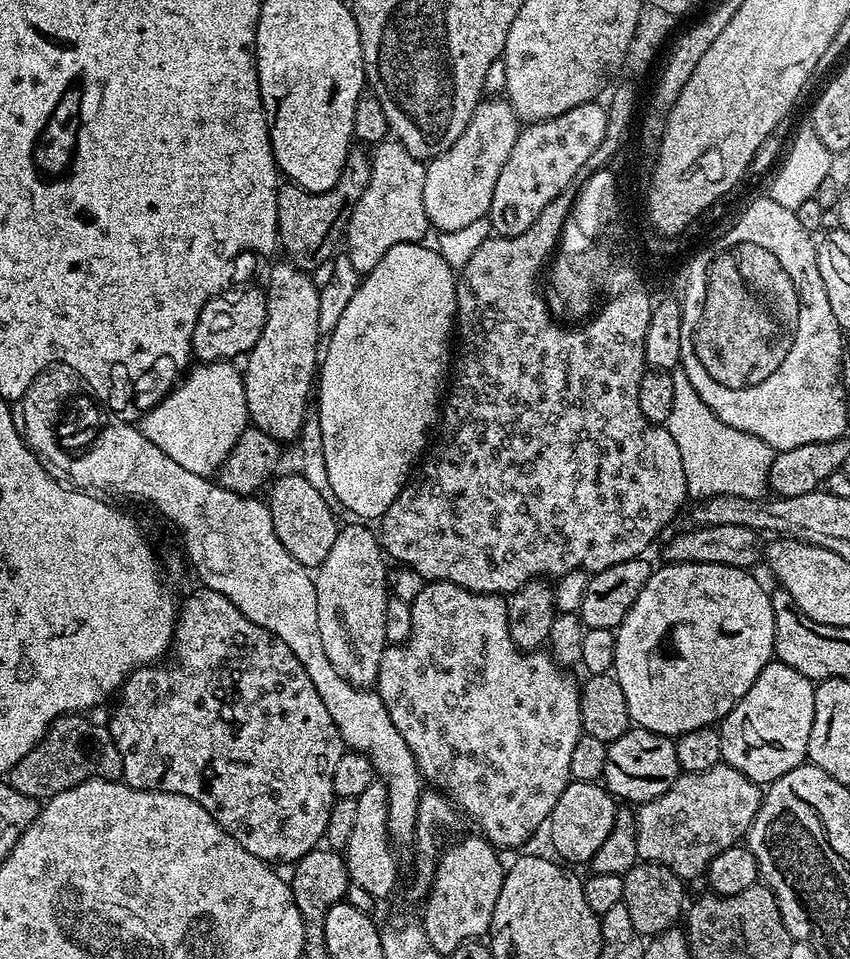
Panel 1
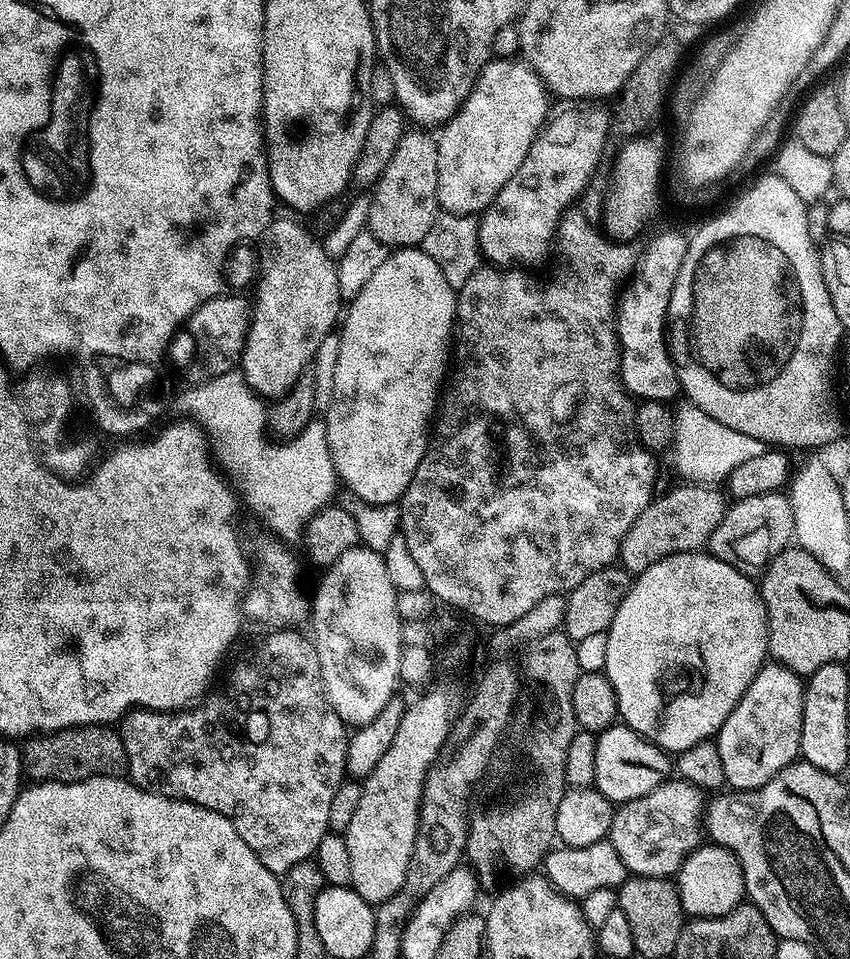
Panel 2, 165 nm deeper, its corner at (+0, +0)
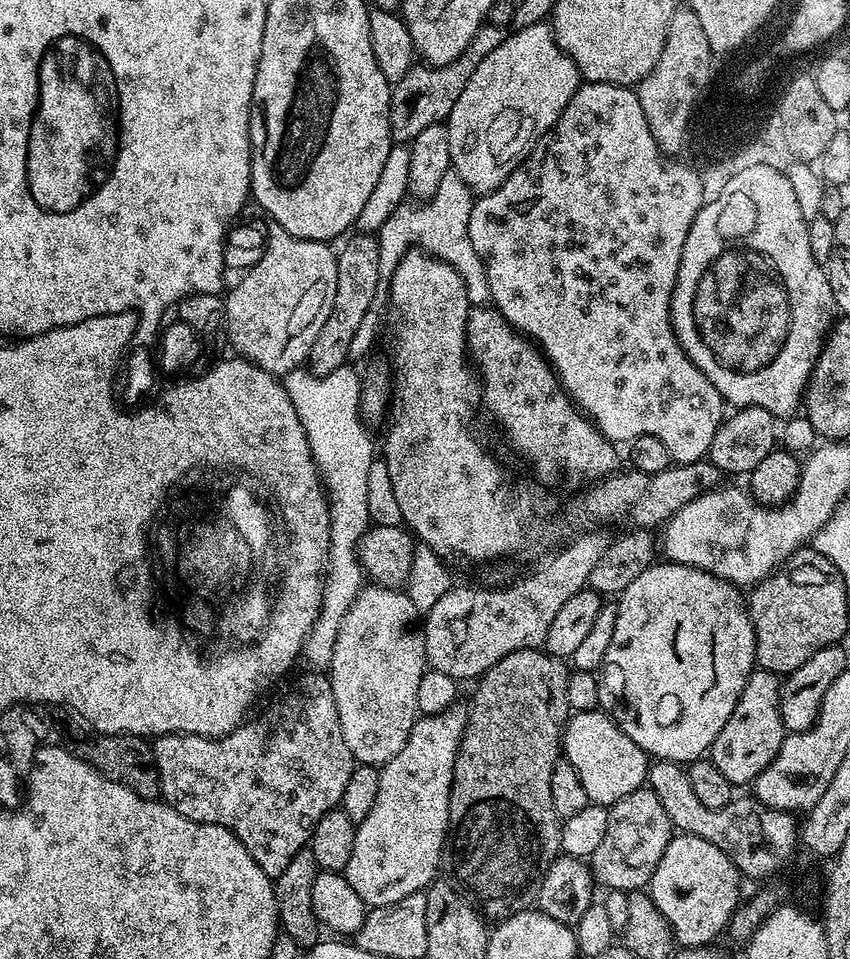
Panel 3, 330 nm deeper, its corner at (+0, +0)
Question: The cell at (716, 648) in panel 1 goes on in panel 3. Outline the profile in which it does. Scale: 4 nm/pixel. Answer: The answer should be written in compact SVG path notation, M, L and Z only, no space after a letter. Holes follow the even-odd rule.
M654 562L646 570L642 570L642 574L638 574L638 578L634 578L634 582L630 582L630 586L626 586L624 592L618 596L616 604L618 622L614 622L614 638L610 638L610 650L606 650L602 675L599 677L600 708L607 712L616 721L618 727L643 752L647 752L649 757L655 758L657 761L672 760L675 764L684 766L691 761L701 759L711 749L722 726L726 726L726 718L730 718L730 714L734 714L734 706L738 706L742 686L746 686L749 674L757 667L756 631L752 628L752 620L748 616L745 593L737 585L685 564L660 563Z

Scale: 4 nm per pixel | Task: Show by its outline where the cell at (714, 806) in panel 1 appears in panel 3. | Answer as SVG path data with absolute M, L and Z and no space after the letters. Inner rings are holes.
M647 786L626 794L626 798L608 808L606 834L590 858L593 881L599 887L601 884L604 890L614 892L629 893L647 889L673 835L672 823L666 810L662 810L658 794L654 794Z

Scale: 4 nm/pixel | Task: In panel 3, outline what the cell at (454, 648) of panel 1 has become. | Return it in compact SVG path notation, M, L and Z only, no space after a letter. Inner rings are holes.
M452 703L444 712L421 715L406 738L406 746L402 746L402 750L398 750L398 754L394 754L394 758L387 760L379 769L377 798L365 820L356 825L354 854L350 854L350 862L342 873L350 886L354 886L354 894L358 894L369 909L385 908L402 902L402 898L410 894L424 892L437 879L436 871L439 868L441 871L448 838L448 811L456 751L468 725L467 707L460 704Z

